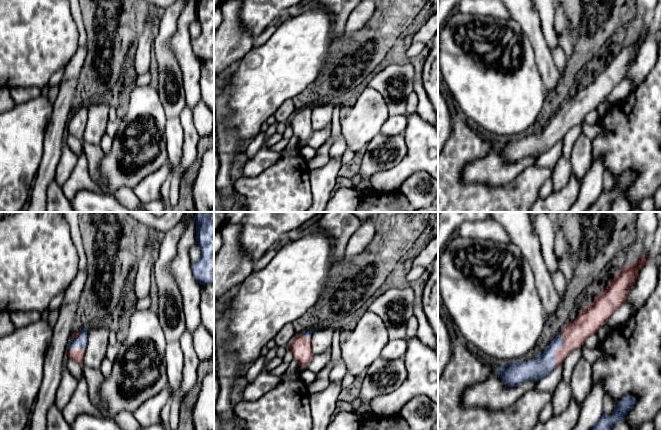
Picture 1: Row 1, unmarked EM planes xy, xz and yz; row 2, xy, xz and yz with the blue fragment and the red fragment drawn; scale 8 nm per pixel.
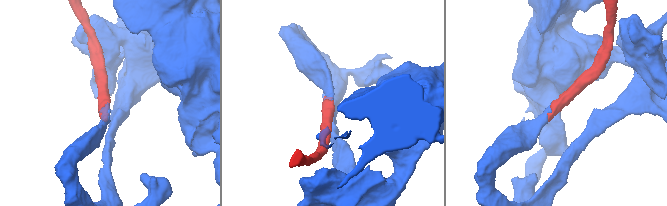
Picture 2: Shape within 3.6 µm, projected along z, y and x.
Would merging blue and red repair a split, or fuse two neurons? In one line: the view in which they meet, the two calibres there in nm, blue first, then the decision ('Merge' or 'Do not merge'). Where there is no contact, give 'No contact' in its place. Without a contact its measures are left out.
Touches blue in yz. Thickness 180 nm (blue) against 200 nm. Merge

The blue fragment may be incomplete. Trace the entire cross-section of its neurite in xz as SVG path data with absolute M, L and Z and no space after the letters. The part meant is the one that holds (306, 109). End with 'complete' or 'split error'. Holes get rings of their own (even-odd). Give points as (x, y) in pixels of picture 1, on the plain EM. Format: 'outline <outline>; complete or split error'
outline M304 107L301 110L296 110L289 124L293 129L293 136L298 138L299 143L309 140L314 131L312 128L312 108Z; split error

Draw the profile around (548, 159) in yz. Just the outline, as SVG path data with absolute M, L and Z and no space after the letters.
M562 140L557 142L552 148L541 154L535 165L541 168L553 169L562 154Z

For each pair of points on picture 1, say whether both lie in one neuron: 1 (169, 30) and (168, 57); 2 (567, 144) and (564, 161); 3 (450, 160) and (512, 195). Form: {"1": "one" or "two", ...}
{"1": "one", "2": "one", "3": "one"}

